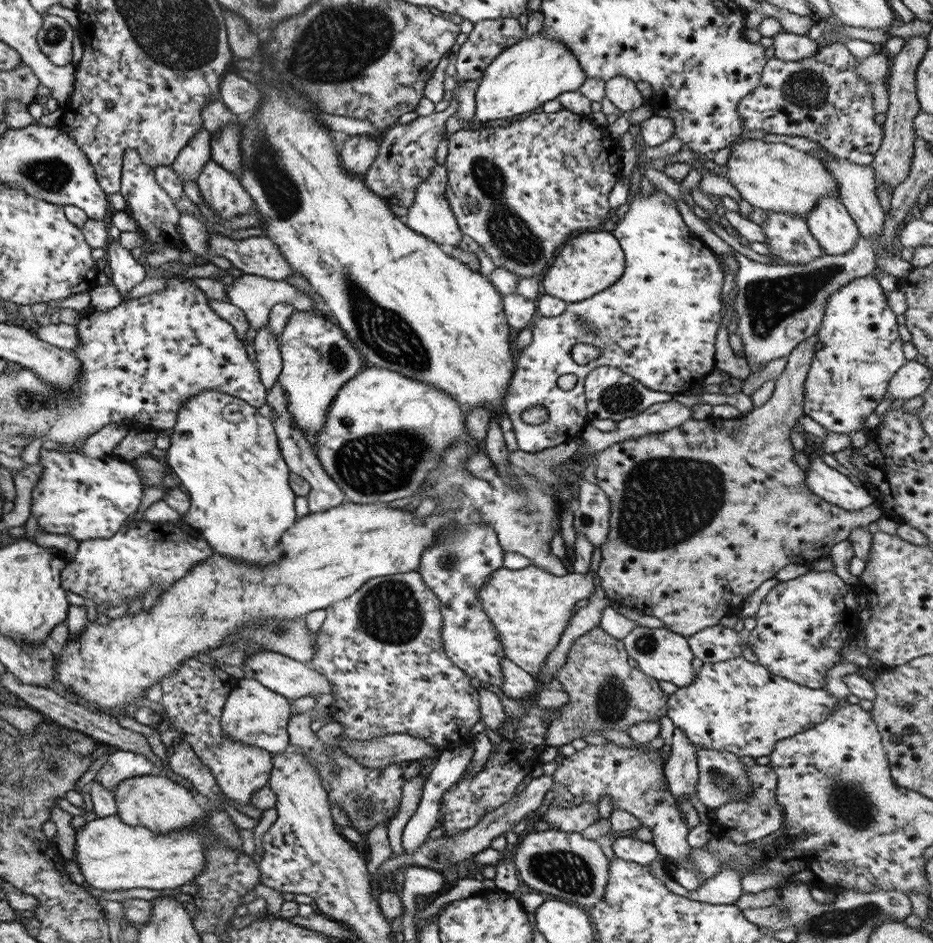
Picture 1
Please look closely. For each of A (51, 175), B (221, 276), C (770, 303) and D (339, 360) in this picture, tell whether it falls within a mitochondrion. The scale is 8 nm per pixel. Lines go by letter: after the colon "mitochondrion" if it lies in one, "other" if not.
A: mitochondrion
B: other
C: mitochondrion
D: mitochondrion

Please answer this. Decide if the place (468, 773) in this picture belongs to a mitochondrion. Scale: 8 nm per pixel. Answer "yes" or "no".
no

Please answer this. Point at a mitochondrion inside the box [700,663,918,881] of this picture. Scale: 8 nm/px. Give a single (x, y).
(848, 801)

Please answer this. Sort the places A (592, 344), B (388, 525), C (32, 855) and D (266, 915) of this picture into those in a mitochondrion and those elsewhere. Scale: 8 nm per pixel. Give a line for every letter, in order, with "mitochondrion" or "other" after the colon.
A: other
B: other
C: other
D: other

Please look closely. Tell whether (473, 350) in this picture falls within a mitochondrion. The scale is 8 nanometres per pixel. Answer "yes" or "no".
no

